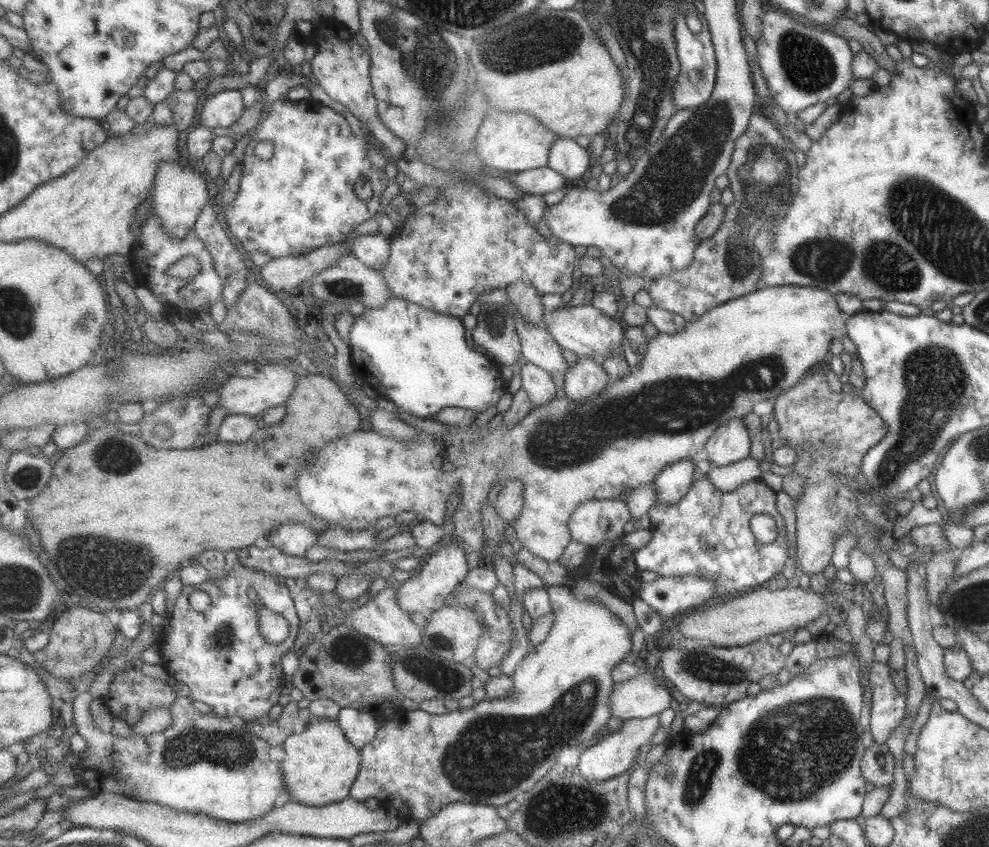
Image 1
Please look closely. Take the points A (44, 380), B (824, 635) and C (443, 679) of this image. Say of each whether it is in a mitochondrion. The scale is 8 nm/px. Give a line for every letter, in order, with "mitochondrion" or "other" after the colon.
A: other
B: other
C: mitochondrion

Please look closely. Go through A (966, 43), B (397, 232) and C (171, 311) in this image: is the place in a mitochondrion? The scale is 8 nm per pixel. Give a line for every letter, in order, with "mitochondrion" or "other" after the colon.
A: other
B: other
C: other

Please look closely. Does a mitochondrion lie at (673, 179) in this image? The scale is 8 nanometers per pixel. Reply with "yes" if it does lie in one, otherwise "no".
yes

